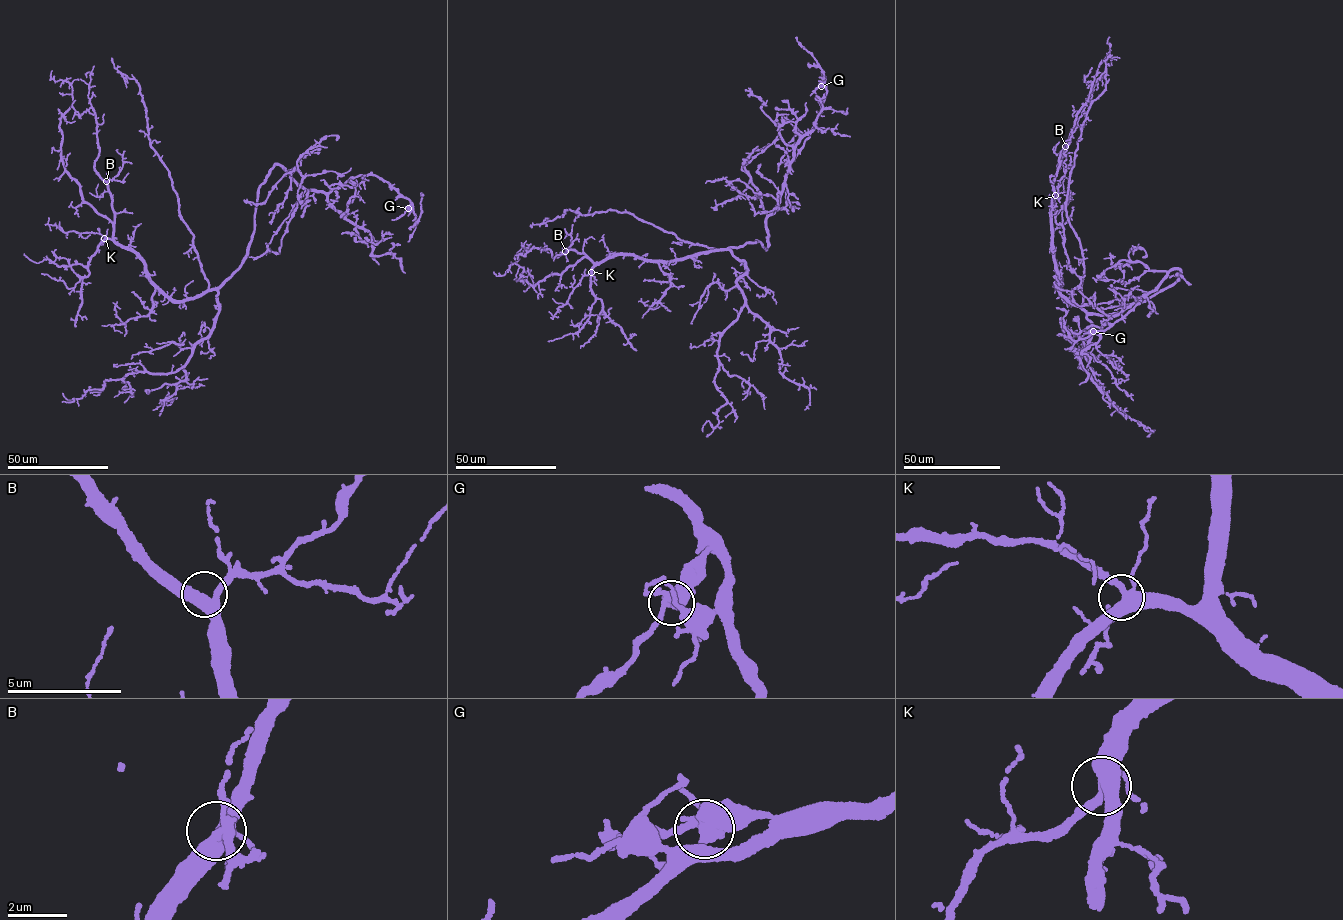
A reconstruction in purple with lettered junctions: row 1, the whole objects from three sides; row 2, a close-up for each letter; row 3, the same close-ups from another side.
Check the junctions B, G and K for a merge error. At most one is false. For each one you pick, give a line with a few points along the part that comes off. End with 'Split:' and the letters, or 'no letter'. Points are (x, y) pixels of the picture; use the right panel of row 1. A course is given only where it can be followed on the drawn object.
Split: no letter

